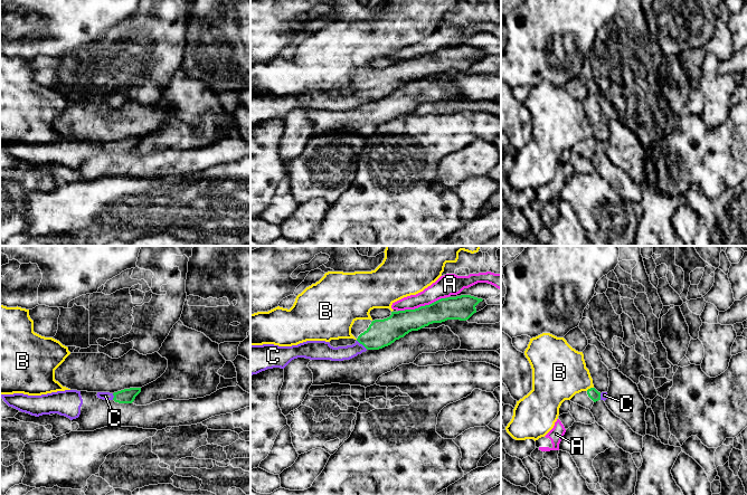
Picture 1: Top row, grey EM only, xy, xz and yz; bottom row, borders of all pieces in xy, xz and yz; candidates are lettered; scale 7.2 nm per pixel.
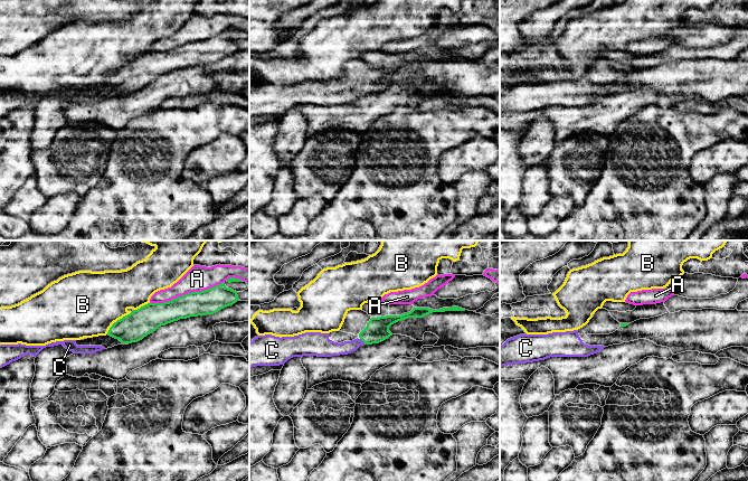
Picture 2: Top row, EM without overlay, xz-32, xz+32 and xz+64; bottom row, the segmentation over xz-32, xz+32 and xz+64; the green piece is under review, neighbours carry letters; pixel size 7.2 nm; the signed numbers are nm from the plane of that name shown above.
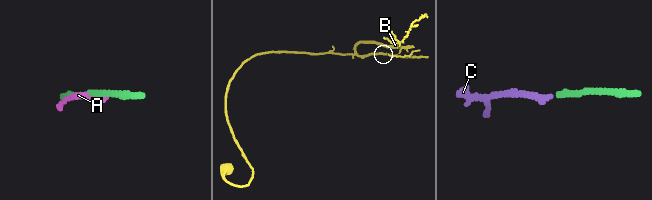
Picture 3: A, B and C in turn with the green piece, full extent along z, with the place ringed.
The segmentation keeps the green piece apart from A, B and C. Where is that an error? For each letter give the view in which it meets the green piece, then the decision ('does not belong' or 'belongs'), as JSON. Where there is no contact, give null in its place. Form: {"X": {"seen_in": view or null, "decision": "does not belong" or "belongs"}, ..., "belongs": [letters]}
{"A": {"seen_in": "xz", "decision": "does not belong"}, "B": {"seen_in": "yz", "decision": "does not belong"}, "C": {"seen_in": "xz", "decision": "belongs"}, "belongs": ["C"]}

